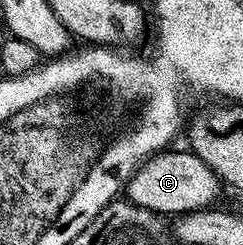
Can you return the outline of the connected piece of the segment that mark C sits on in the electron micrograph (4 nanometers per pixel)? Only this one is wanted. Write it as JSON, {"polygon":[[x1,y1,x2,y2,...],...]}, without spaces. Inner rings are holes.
{"polygon":[[172,150,157,151,151,159,140,164,136,172,126,180,126,198,128,202,155,211,156,214,165,217,175,217,184,215,187,211,202,211,211,208,215,204,212,202,220,195,222,180,212,172,210,165,206,165,206,161,202,161,202,157,198,157,192,150]]}

